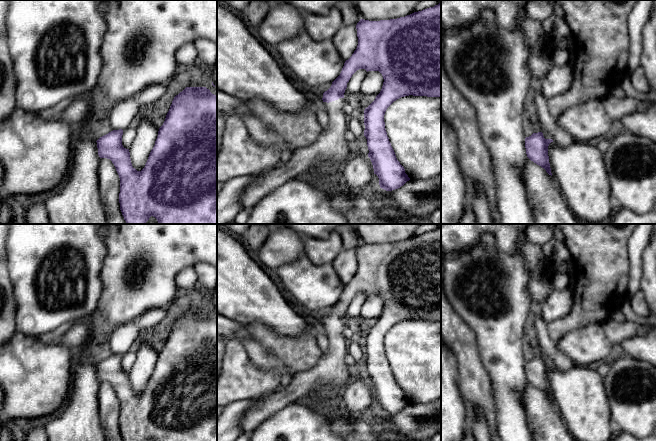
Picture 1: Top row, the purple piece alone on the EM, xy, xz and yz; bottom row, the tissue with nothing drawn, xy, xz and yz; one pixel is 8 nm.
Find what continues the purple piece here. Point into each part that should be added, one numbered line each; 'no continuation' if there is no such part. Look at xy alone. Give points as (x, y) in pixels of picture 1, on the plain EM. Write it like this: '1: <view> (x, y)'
no continuation

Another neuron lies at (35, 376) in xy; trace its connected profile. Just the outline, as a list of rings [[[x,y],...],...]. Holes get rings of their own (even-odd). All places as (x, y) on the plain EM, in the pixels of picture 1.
[[[16,331],[9,341],[0,346],[0,386],[4,392],[2,413],[14,420],[35,419],[53,414],[68,400],[72,376],[68,347],[57,341],[42,342],[37,337],[30,337]]]

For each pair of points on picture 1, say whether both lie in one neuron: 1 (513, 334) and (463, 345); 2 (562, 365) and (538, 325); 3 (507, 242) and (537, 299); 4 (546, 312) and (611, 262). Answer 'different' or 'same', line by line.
1: different
2: same
3: same
4: different

